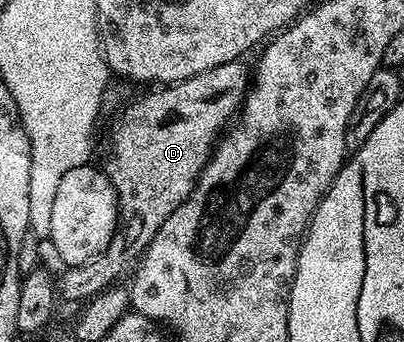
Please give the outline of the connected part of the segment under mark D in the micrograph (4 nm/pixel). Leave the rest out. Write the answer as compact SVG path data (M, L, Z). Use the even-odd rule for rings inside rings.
M241 60L223 62L223 66L215 66L211 70L203 70L203 74L195 74L176 84L149 90L142 100L137 100L109 128L109 157L103 163L103 171L115 186L119 212L119 231L111 238L104 252L95 260L85 264L74 264L62 276L58 275L55 287L60 299L84 302L92 296L98 296L103 290L114 287L121 275L124 277L130 271L131 265L140 260L145 247L155 238L159 226L171 218L171 214L191 194L196 186L201 171L223 133L230 127L231 121L238 115L239 109L245 103L245 93L251 83L250 65Z

